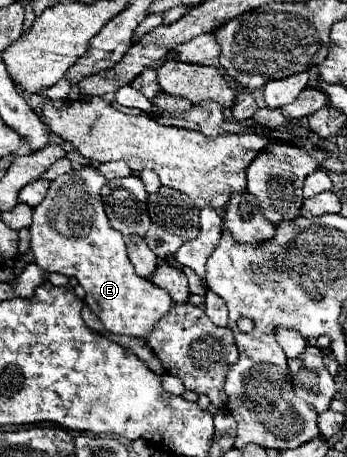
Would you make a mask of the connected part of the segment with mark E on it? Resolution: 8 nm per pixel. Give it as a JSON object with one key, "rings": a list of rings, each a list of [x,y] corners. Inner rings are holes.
{"rings":[[[86,165],[78,171],[72,169],[54,179],[46,199],[34,207],[30,251],[40,269],[78,279],[86,291],[84,301],[88,309],[96,313],[108,331],[130,337],[146,337],[172,307],[172,299],[164,289],[136,275],[126,255],[122,233],[110,227],[104,213],[98,193],[104,185],[106,177],[94,165]]]}

